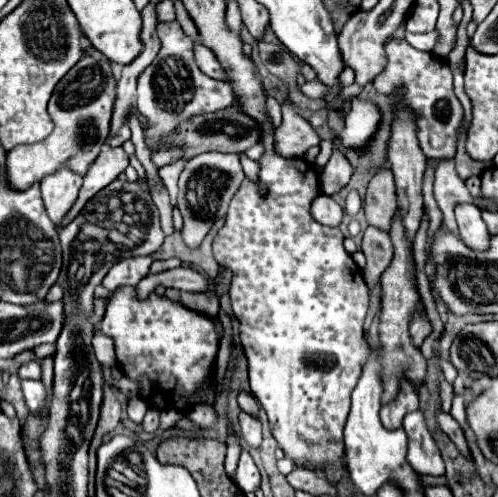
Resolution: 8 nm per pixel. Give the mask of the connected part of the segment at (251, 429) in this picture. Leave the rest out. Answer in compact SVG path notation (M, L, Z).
M240 412L238 416L238 424L242 428L242 436L248 444L252 446L260 446L260 440L262 440L262 426L260 426L260 420L252 414L246 414L246 412Z

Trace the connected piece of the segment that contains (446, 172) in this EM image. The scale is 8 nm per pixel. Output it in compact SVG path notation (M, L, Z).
M442 160L436 178L434 178L434 198L444 214L442 226L450 232L456 232L456 222L454 222L454 208L460 202L474 202L464 180L458 178L454 170L454 160Z

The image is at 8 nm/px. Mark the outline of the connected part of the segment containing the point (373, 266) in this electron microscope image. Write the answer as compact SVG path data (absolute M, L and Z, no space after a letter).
M368 226L362 238L362 252L366 256L366 268L364 268L366 284L374 288L382 272L388 268L388 264L394 258L394 246L386 232Z

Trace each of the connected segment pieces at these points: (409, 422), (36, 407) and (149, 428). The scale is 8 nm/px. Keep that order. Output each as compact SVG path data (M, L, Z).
M420 410L404 416L403 429L408 434L408 464L416 474L442 476L444 460L436 448L432 436L428 436L428 428L424 428L424 416Z
M22 380L22 390L24 390L24 398L26 398L26 404L30 408L30 412L38 414L38 412L44 412L46 406L46 388L42 382L38 380Z
M148 410L142 422L142 430L148 434L154 434L158 430L158 422L160 422L160 412L158 410Z

